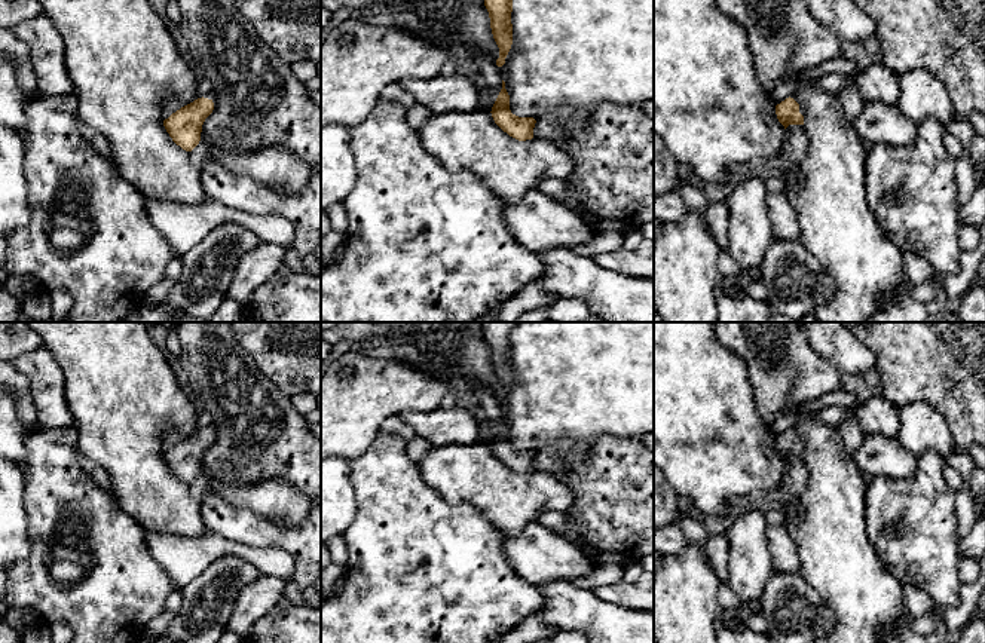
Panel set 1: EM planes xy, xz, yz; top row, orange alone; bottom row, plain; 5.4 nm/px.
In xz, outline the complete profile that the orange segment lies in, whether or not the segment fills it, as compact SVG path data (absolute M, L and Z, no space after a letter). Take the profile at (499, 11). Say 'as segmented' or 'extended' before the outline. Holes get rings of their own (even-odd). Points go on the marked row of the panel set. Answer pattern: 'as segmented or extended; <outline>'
as segmented; M484 0L484 6L489 12L493 39L499 48L496 65L502 67L513 45L513 0Z

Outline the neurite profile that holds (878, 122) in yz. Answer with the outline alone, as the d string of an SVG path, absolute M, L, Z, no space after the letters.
M865 101L853 126L871 144L912 147L917 138L917 125L897 105L882 101Z

